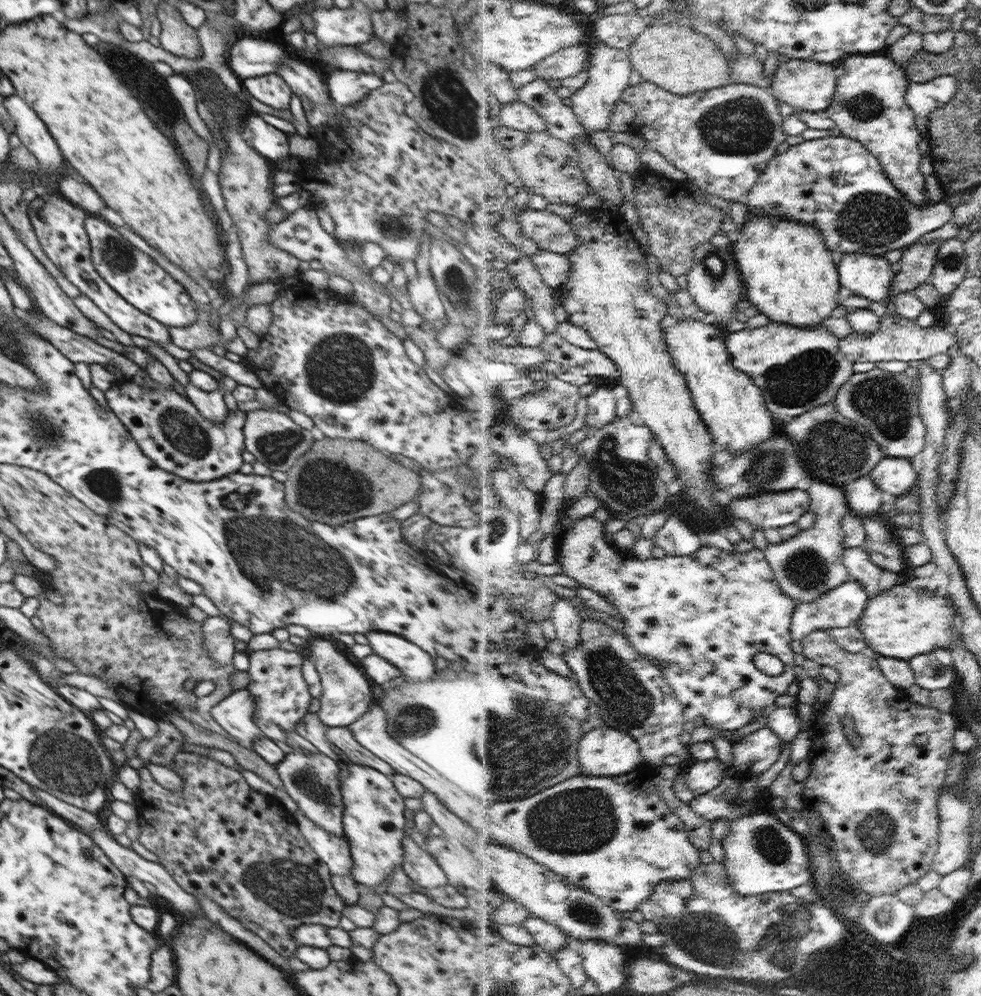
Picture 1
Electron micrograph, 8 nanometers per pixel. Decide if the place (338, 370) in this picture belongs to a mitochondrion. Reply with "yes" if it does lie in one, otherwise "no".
yes

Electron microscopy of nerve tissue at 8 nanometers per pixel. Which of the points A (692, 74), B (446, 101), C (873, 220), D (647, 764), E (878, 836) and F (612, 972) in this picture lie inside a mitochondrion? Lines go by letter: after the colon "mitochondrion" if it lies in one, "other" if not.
A: other
B: mitochondrion
C: mitochondrion
D: other
E: mitochondrion
F: other

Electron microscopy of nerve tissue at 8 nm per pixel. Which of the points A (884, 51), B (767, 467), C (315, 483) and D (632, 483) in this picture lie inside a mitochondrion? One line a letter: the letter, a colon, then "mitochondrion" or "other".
A: other
B: mitochondrion
C: mitochondrion
D: mitochondrion

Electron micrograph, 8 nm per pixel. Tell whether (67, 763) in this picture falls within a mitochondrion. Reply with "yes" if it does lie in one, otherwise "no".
yes

